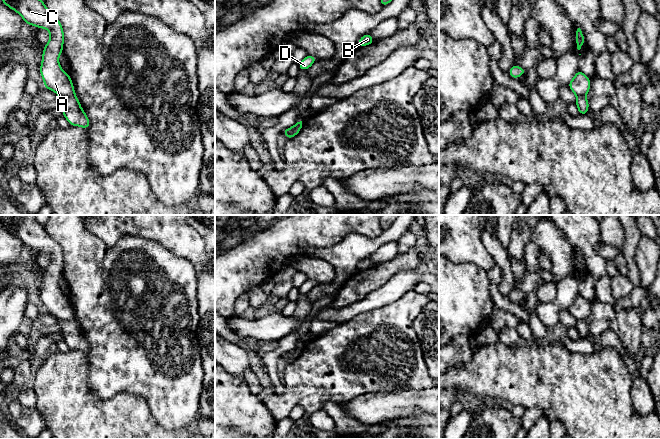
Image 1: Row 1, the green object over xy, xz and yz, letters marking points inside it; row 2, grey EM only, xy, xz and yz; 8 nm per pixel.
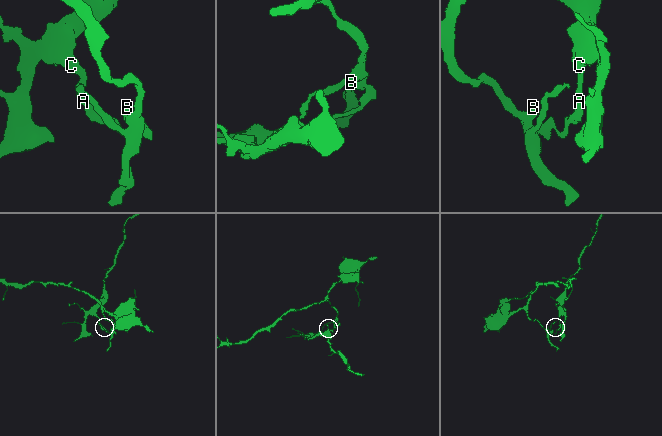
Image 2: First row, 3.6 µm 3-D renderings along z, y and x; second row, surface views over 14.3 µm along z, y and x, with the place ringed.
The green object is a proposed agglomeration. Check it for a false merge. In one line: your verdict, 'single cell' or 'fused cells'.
fused cells

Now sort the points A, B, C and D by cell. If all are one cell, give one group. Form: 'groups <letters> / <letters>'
groups A C / B D

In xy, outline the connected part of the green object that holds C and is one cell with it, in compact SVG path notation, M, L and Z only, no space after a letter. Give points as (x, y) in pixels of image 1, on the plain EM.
M1 215L2 227L16 235L25 245L26 249L47 253L50 256L50 264L44 269L40 297L44 304L44 311L60 320L76 320L70 299L64 296L58 282L62 278L64 257L61 246L46 232L44 225L36 220L36 215Z

